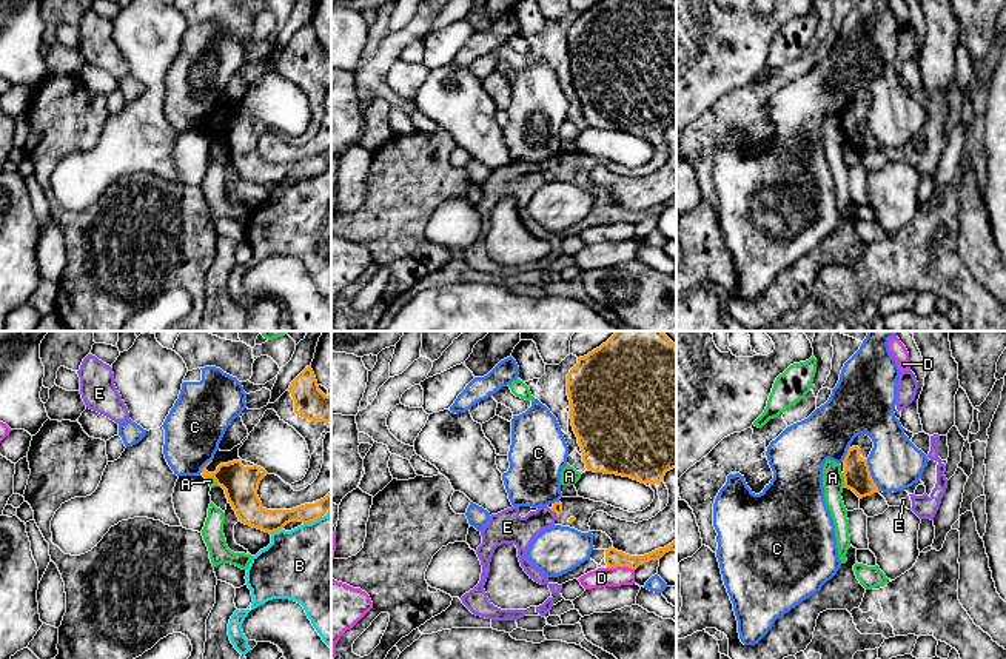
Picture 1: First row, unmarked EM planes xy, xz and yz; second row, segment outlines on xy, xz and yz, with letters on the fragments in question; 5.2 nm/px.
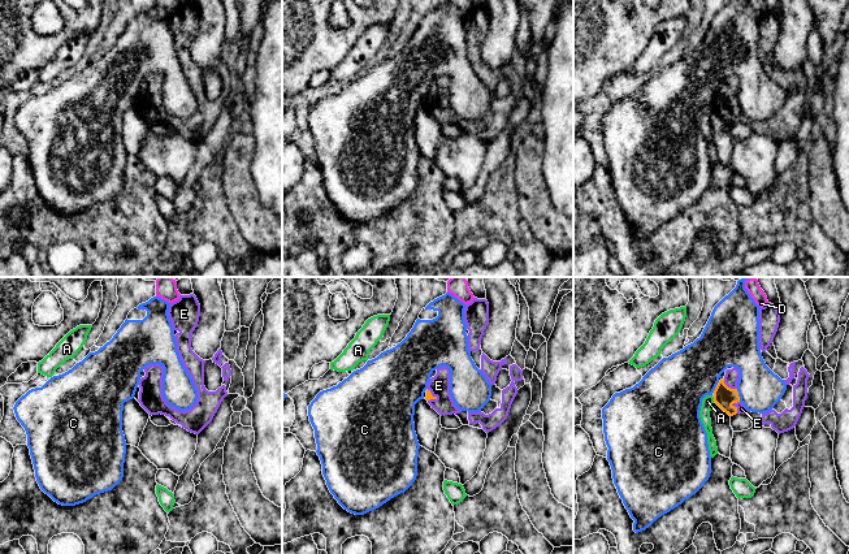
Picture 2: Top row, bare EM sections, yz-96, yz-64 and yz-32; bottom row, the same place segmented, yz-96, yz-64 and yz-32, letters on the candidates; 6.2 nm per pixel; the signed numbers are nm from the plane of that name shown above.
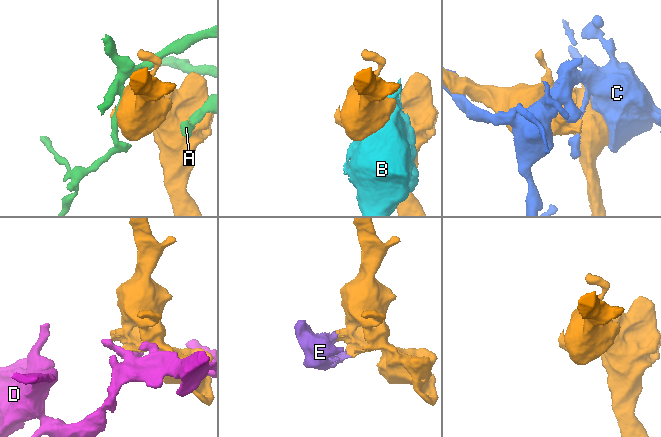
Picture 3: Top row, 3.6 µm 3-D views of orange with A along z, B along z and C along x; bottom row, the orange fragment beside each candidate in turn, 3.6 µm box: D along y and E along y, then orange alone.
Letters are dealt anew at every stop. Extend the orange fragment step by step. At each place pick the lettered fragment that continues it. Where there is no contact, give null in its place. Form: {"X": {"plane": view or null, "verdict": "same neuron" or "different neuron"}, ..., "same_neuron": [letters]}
{"A": {"plane": "yz", "verdict": "different neuron"}, "B": {"plane": "xy", "verdict": "different neuron"}, "C": {"plane": "yz", "verdict": "different neuron"}, "D": {"plane": "xz", "verdict": "different neuron"}, "E": {"plane": "xz", "verdict": "same neuron"}, "same_neuron": ["E"]}

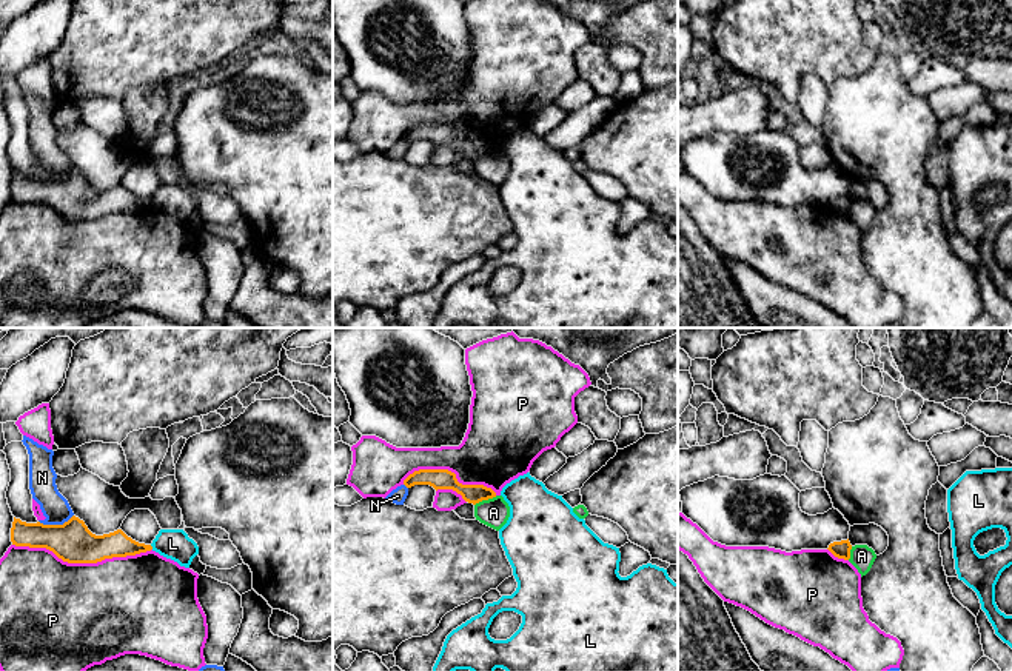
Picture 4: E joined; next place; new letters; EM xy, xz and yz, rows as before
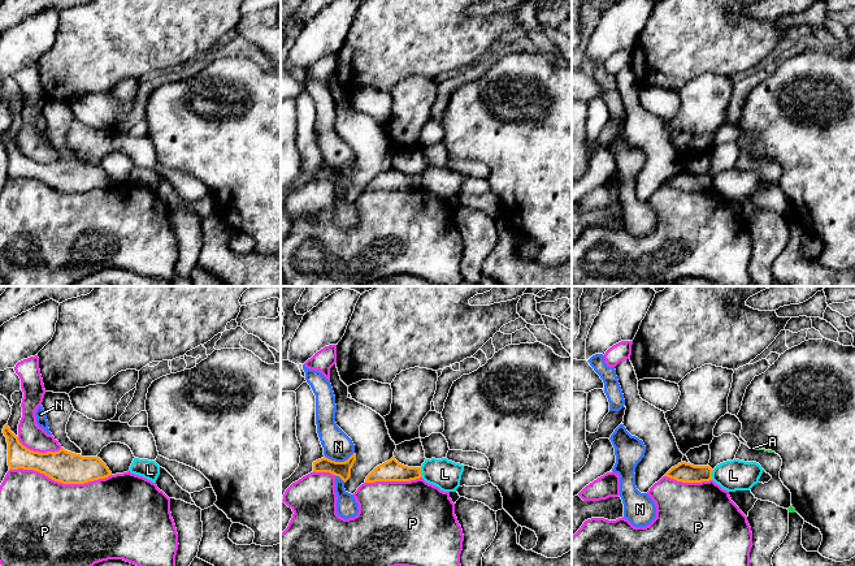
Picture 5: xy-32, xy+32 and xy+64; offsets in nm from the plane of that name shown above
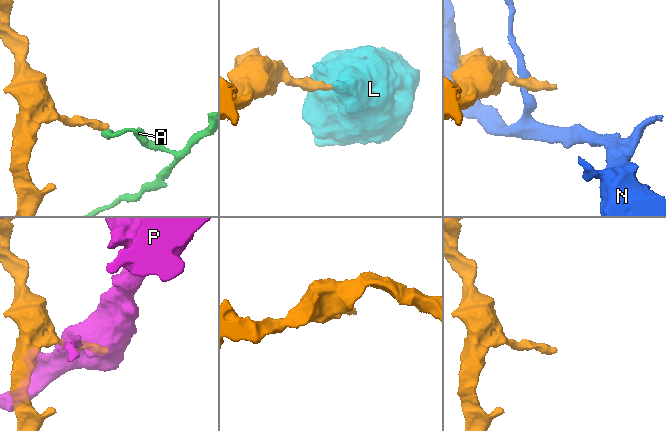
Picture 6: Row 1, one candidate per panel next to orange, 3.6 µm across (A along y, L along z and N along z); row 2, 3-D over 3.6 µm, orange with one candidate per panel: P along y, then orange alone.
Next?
{"A": {"plane": "xz", "verdict": "different neuron"}, "L": {"plane": "xy", "verdict": "different neuron"}, "N": {"plane": "xy", "verdict": "different neuron"}, "P": {"plane": "xy", "verdict": "different neuron"}, "same_neuron": []}

